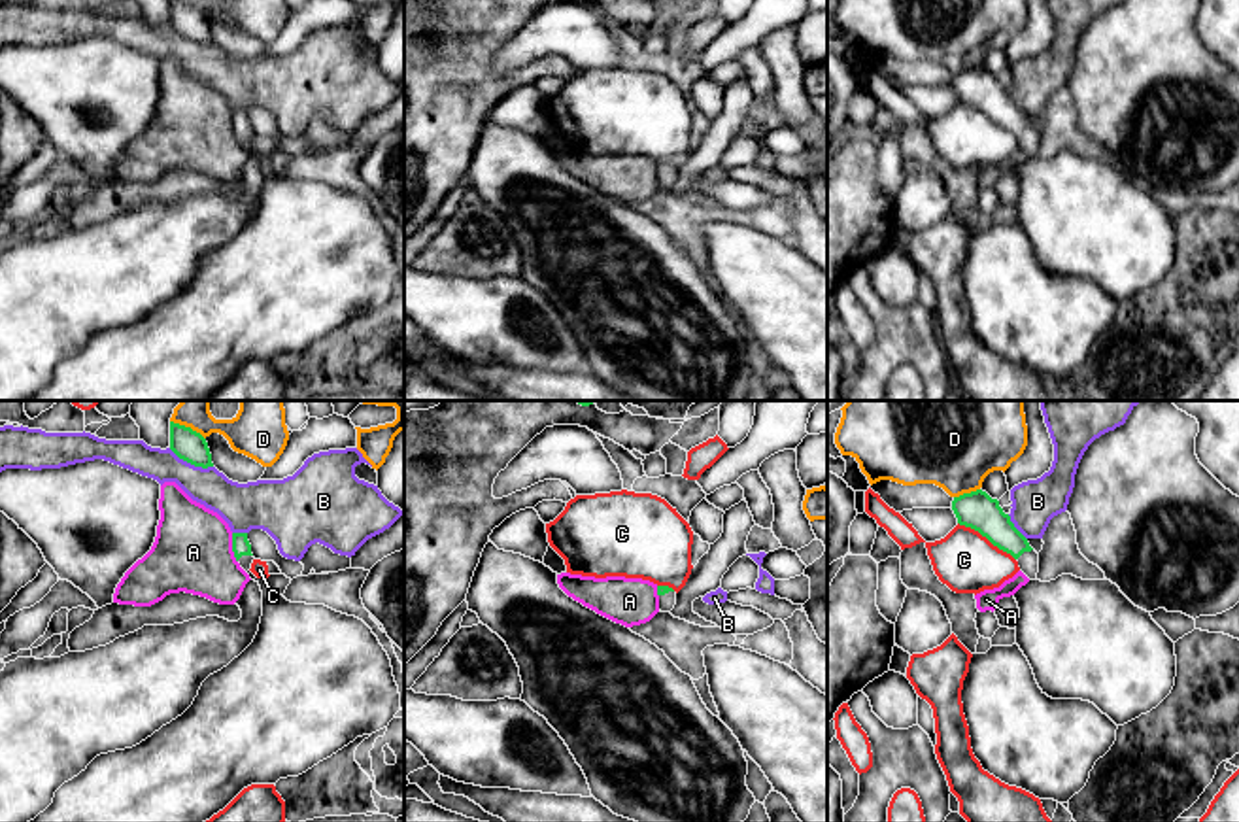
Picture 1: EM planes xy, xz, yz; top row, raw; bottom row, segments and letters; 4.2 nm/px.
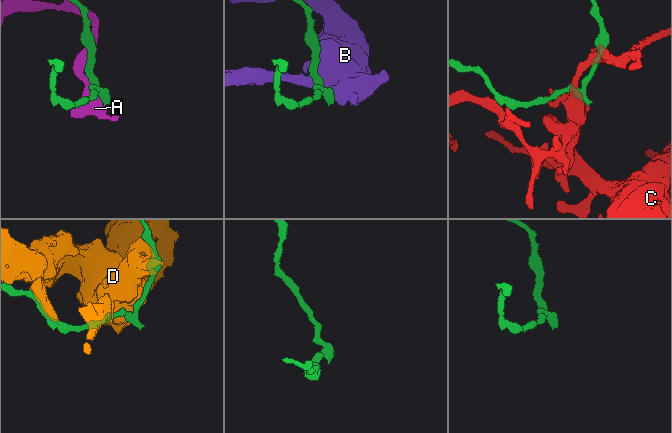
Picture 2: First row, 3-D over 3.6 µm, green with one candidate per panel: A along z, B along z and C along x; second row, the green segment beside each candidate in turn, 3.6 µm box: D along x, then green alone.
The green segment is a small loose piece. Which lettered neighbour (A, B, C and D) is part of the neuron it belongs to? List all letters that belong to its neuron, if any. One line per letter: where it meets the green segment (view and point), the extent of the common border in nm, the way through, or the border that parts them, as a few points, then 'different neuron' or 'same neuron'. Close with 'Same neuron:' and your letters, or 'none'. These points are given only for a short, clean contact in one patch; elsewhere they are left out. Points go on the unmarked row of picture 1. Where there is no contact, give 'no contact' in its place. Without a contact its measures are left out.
A: meets green in xy at (233, 125); contact 130 nm long; different neuron
B: meets green in xy at (191, 40); contact 200 nm long; different neuron
C: meets green in yz at (986, 114); contact 300 nm long; different neuron
D: meets green in yz at (966, 70); contact 120 nm long; different neuron
Same neuron: none

